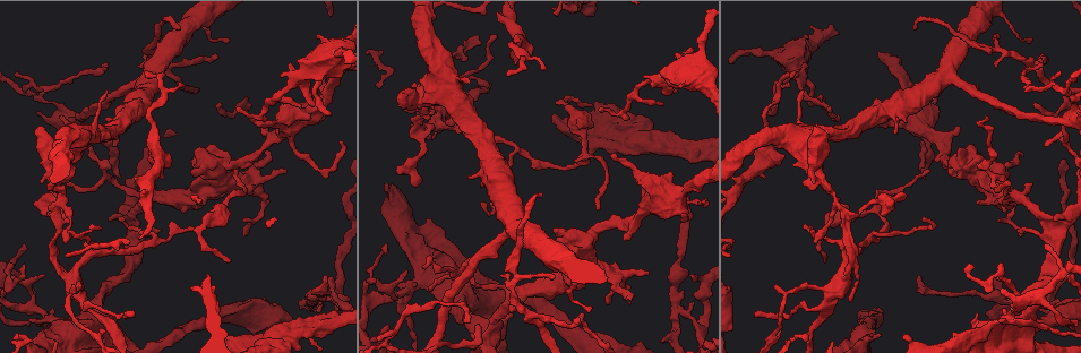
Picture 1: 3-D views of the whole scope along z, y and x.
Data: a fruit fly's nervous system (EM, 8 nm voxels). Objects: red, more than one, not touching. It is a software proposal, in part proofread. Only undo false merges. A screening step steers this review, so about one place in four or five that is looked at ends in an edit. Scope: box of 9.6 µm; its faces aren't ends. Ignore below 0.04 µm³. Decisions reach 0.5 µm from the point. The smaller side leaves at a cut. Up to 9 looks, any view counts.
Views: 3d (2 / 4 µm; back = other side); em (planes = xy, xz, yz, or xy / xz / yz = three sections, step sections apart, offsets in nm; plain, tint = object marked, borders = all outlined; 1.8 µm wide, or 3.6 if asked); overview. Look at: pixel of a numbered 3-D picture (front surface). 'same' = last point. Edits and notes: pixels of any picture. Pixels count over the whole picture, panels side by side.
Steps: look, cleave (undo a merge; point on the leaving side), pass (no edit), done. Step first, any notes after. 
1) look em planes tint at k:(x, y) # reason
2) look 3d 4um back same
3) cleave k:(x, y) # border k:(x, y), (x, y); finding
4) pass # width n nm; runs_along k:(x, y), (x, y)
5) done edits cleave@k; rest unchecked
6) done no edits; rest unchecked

look em 3.6um planes tint at 1:(815, 166) # a fork

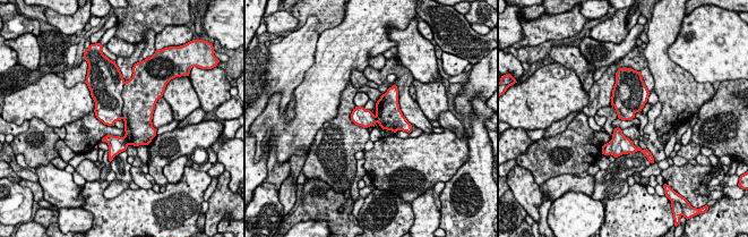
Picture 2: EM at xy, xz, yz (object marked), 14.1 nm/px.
pass # one neuron here

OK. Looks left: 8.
look 3d 2um at 1:(1017, 310) # sudden change in width

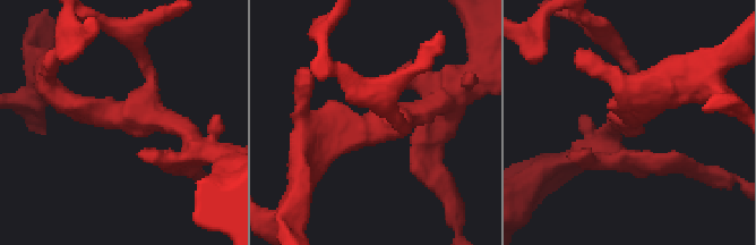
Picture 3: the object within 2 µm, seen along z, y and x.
look em planes tint at 3:(625, 116) # arms 4

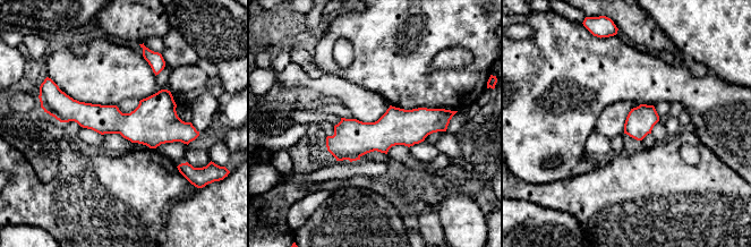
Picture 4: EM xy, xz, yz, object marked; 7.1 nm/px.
pass # runs_along 4:(54, 113), (189, 131); continuous, no second neuron

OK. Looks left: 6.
look em planes plain at 1:(77, 121) # looks like a crossing

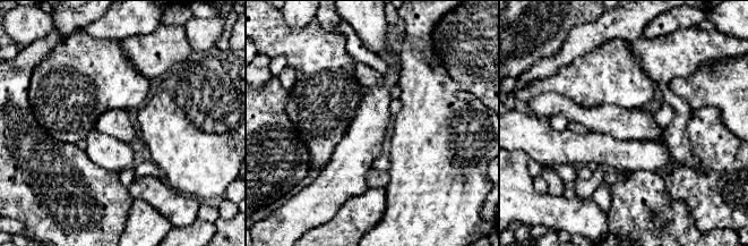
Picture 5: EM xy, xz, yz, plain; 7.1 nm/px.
look em planes tint same # with the object marked

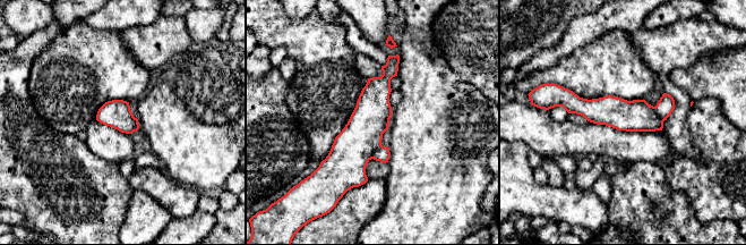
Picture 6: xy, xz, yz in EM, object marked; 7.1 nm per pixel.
cleave 6:(632, 116) # part_leaving 6:(396, 58), (356, 143), (356, 184); two neurons meet here

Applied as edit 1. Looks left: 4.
done edits cleave@6; rest unchecked

